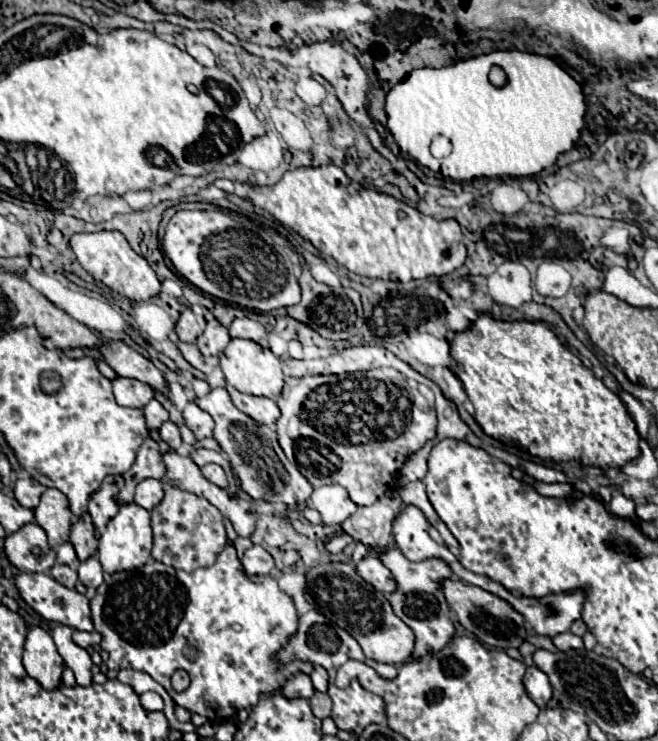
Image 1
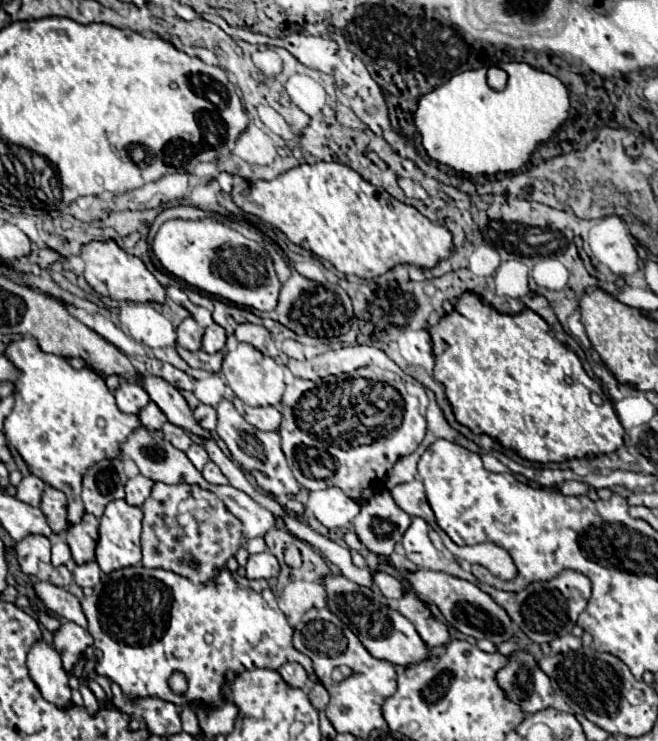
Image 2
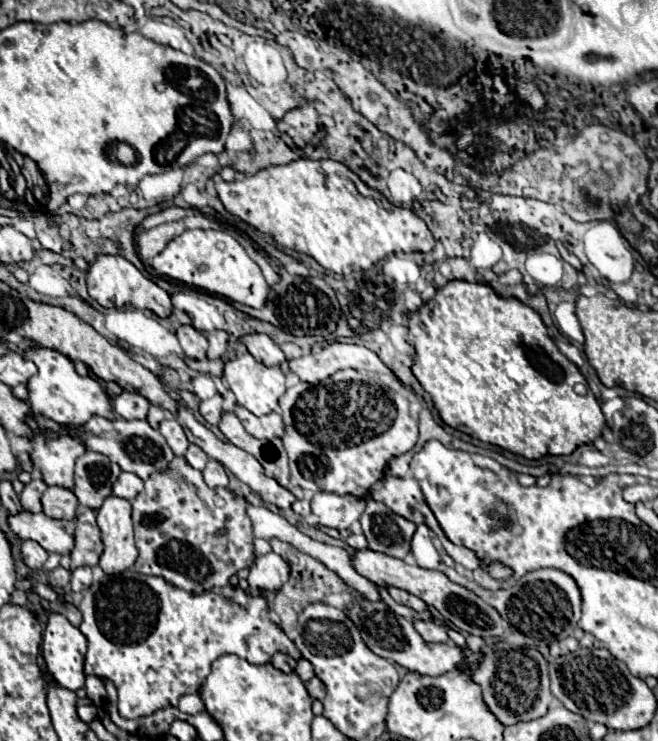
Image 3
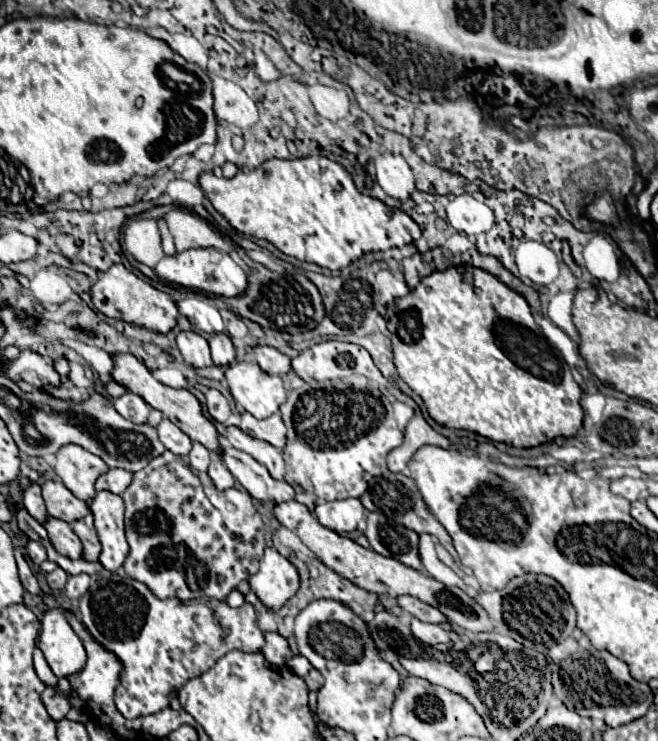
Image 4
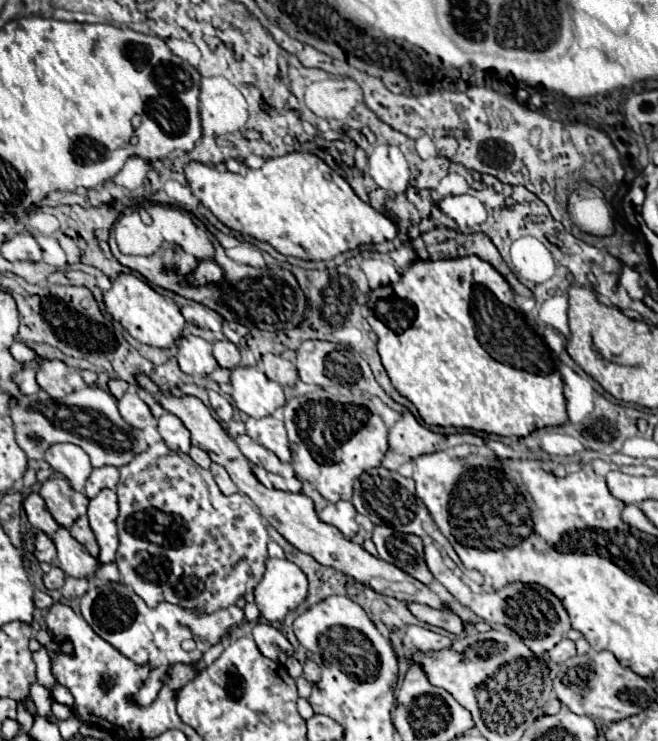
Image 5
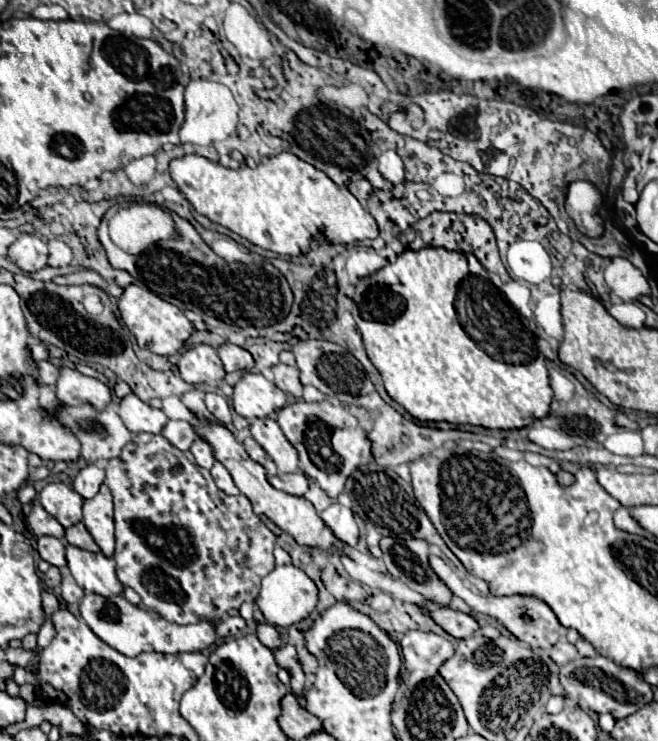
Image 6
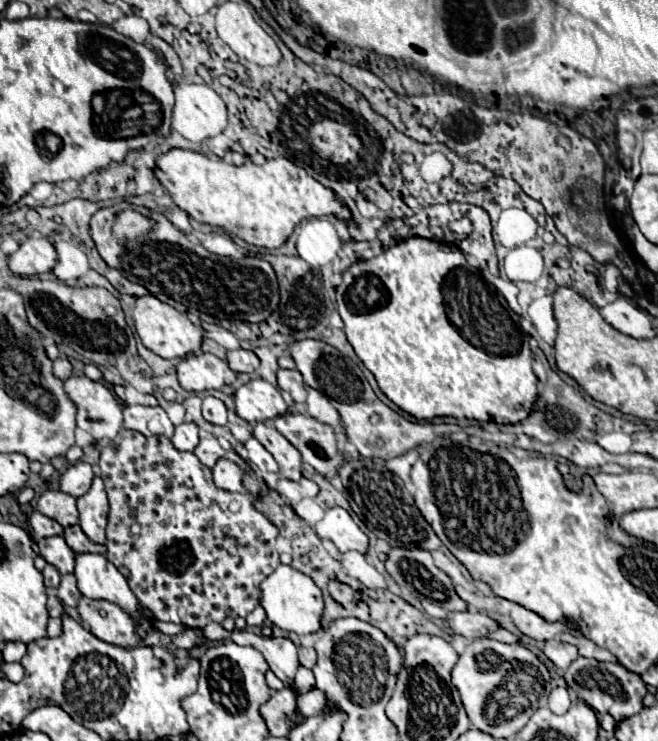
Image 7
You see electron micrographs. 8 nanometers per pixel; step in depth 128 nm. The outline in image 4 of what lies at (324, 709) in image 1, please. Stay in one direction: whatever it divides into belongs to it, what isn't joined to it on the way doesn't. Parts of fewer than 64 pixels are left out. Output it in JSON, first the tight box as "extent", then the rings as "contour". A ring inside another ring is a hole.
{"extent":[304,668,324,692],"contour":[[[312,668],[304,680],[306,680],[308,690],[312,690],[312,692],[318,692],[318,690],[320,690],[320,686],[322,686],[322,682],[324,682],[322,674],[320,674],[316,668]]]}

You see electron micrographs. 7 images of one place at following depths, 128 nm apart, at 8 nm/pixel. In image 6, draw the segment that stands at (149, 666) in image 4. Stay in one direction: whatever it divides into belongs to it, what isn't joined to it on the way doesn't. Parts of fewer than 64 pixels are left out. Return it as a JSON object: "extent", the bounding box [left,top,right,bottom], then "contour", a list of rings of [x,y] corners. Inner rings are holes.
{"extent":[80,592,204,656],"contour":[[[86,592],[84,598],[80,600],[80,614],[86,620],[86,624],[100,636],[106,644],[122,652],[124,656],[138,656],[142,652],[162,652],[162,654],[180,654],[180,652],[196,652],[204,650],[192,640],[188,640],[186,634],[166,634],[168,620],[164,620],[158,612],[146,610],[142,606],[136,606],[128,602],[124,596],[110,596],[104,598],[94,592]]]}

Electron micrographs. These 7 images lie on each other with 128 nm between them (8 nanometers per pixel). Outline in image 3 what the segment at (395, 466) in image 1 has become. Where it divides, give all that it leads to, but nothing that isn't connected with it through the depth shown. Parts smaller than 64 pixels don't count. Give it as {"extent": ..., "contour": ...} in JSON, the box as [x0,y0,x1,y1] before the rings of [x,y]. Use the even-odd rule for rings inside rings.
{"extent":[280,370,418,498],"contour":[[[348,370],[342,376],[330,376],[328,388],[322,384],[306,384],[298,382],[288,388],[280,398],[282,418],[284,418],[284,448],[290,458],[290,474],[294,482],[304,490],[326,490],[336,494],[352,494],[356,498],[364,498],[372,484],[376,484],[386,470],[386,464],[410,452],[418,440],[418,420],[410,414],[410,402],[402,392],[394,392],[392,388],[380,386],[378,376],[366,370]]]}

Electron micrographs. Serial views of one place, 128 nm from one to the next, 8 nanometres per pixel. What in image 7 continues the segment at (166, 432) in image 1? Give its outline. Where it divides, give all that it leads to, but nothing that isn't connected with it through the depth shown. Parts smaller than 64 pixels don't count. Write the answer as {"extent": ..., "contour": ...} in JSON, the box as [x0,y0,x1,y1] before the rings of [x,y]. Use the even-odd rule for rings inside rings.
{"extent":[172,422,198,450],"contour":[[[188,422],[176,426],[174,436],[172,436],[172,444],[178,450],[194,450],[196,444],[198,444],[198,426],[188,424]]]}

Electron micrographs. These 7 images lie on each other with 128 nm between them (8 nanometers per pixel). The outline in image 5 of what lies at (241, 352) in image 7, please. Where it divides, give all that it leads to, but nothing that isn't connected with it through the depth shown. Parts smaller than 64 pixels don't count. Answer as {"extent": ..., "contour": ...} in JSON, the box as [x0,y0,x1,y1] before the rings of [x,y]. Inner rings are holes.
{"extent":[214,340,240,370],"contour":[[[220,340],[220,342],[214,342],[214,358],[222,368],[232,370],[240,362],[240,352],[230,340]]]}

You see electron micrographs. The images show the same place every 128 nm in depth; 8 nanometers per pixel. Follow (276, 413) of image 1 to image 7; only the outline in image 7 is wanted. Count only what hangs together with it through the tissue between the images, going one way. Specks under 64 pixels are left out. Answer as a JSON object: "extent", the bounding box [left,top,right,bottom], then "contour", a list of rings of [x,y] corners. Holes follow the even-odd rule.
{"extent":[254,424,302,480],"contour":[[[256,424],[254,426],[254,438],[274,456],[274,460],[280,466],[280,476],[288,480],[300,480],[302,478],[302,458],[300,452],[270,424]]]}

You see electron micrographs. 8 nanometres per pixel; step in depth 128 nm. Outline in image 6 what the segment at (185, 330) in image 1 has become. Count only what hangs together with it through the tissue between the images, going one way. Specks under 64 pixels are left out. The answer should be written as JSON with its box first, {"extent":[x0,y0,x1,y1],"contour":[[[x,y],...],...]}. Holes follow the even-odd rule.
{"extent":[178,344,226,384],"contour":[[[194,344],[186,348],[178,360],[178,370],[190,384],[220,382],[226,374],[216,350],[208,344]]]}

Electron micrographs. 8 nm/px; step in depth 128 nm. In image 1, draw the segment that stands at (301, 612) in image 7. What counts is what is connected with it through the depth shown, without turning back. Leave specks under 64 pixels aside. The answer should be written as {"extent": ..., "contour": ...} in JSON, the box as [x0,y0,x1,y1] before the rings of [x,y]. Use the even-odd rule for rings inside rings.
{"extent":[242,546,274,574],"contour":[[[252,546],[244,552],[242,566],[246,574],[270,574],[274,570],[274,560],[262,546]]]}

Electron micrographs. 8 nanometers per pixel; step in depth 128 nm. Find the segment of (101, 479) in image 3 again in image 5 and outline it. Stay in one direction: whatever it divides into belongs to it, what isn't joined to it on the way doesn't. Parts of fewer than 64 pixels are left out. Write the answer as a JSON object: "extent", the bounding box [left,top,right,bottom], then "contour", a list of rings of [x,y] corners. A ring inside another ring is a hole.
{"extent":[46,444,92,492],"contour":[[[54,444],[46,452],[46,462],[62,474],[76,492],[84,492],[84,484],[92,472],[88,454],[76,444]]]}

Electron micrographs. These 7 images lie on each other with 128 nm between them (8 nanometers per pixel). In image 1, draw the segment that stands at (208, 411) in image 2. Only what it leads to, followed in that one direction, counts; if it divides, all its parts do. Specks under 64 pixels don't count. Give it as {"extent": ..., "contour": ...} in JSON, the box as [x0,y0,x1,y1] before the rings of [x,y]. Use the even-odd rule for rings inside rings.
{"extent":[184,402,214,440],"contour":[[[190,402],[186,408],[184,408],[184,420],[188,424],[188,428],[194,432],[196,440],[204,440],[204,438],[210,438],[212,436],[212,428],[214,428],[214,420],[210,418],[208,412],[200,410],[194,402]]]}

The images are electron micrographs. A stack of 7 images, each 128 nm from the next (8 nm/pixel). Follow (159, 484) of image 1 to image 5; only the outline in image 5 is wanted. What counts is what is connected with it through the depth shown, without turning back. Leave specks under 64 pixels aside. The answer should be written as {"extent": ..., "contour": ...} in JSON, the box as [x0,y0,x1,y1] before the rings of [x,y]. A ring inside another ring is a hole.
{"extent":[86,466,120,498],"contour":[[[104,466],[104,468],[94,468],[88,482],[86,482],[86,496],[94,498],[100,490],[110,488],[116,490],[116,484],[120,480],[120,472],[114,466]]]}

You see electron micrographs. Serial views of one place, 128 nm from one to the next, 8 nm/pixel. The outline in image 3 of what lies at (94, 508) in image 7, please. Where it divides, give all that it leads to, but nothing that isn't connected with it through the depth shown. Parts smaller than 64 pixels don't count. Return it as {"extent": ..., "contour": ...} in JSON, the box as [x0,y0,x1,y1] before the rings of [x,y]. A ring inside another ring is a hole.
{"extent":[96,496,138,574],"contour":[[[110,496],[96,512],[102,530],[102,556],[100,568],[106,574],[120,574],[134,566],[138,548],[132,532],[132,504],[124,498]]]}

